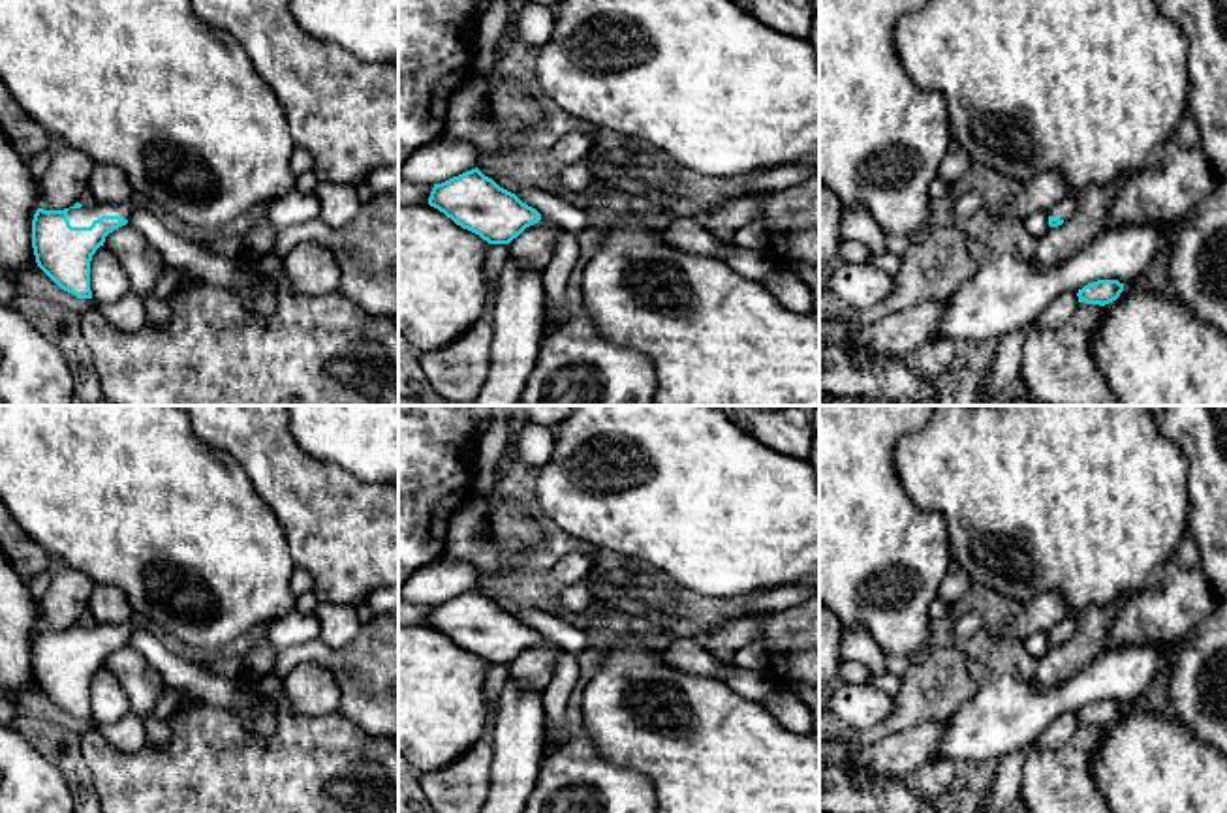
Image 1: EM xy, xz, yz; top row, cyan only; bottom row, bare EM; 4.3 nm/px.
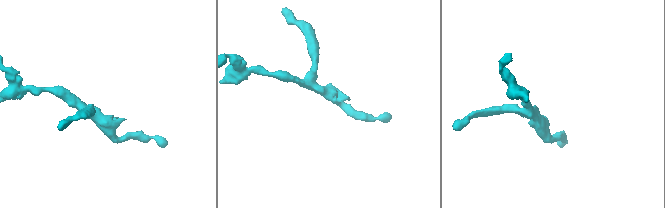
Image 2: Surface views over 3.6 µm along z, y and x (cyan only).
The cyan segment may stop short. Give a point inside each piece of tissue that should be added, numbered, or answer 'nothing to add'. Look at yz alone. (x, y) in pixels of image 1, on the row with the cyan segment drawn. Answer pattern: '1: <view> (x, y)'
1: yz (1064, 209)

